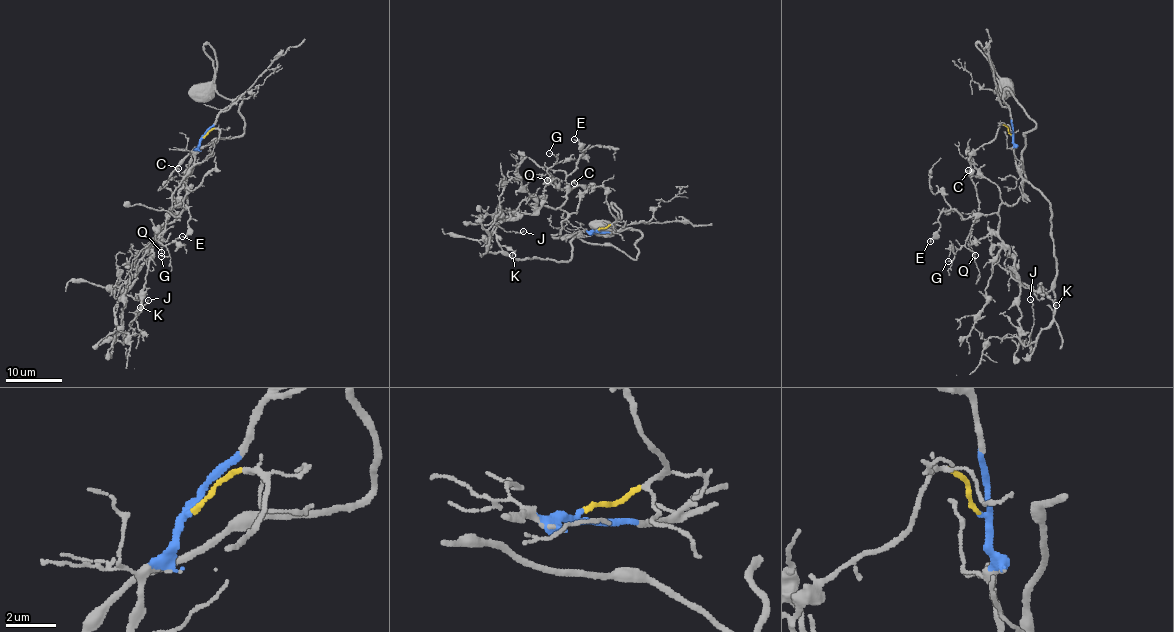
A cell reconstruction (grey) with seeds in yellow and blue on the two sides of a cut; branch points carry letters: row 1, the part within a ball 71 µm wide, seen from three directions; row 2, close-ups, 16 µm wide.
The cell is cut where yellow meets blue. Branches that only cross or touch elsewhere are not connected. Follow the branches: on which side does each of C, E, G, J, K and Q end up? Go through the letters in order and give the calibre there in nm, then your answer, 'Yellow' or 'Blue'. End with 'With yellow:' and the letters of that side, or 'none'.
C: Thickness 150 nm. Yellow
E: Thickness 160 nm. Blue
G: Thickness 80 nm. Yellow
J: Thickness 110 nm. Blue
K: Thickness 140 nm. Blue
Q: Thickness 130 nm. Yellow
With yellow: C, G, Q

